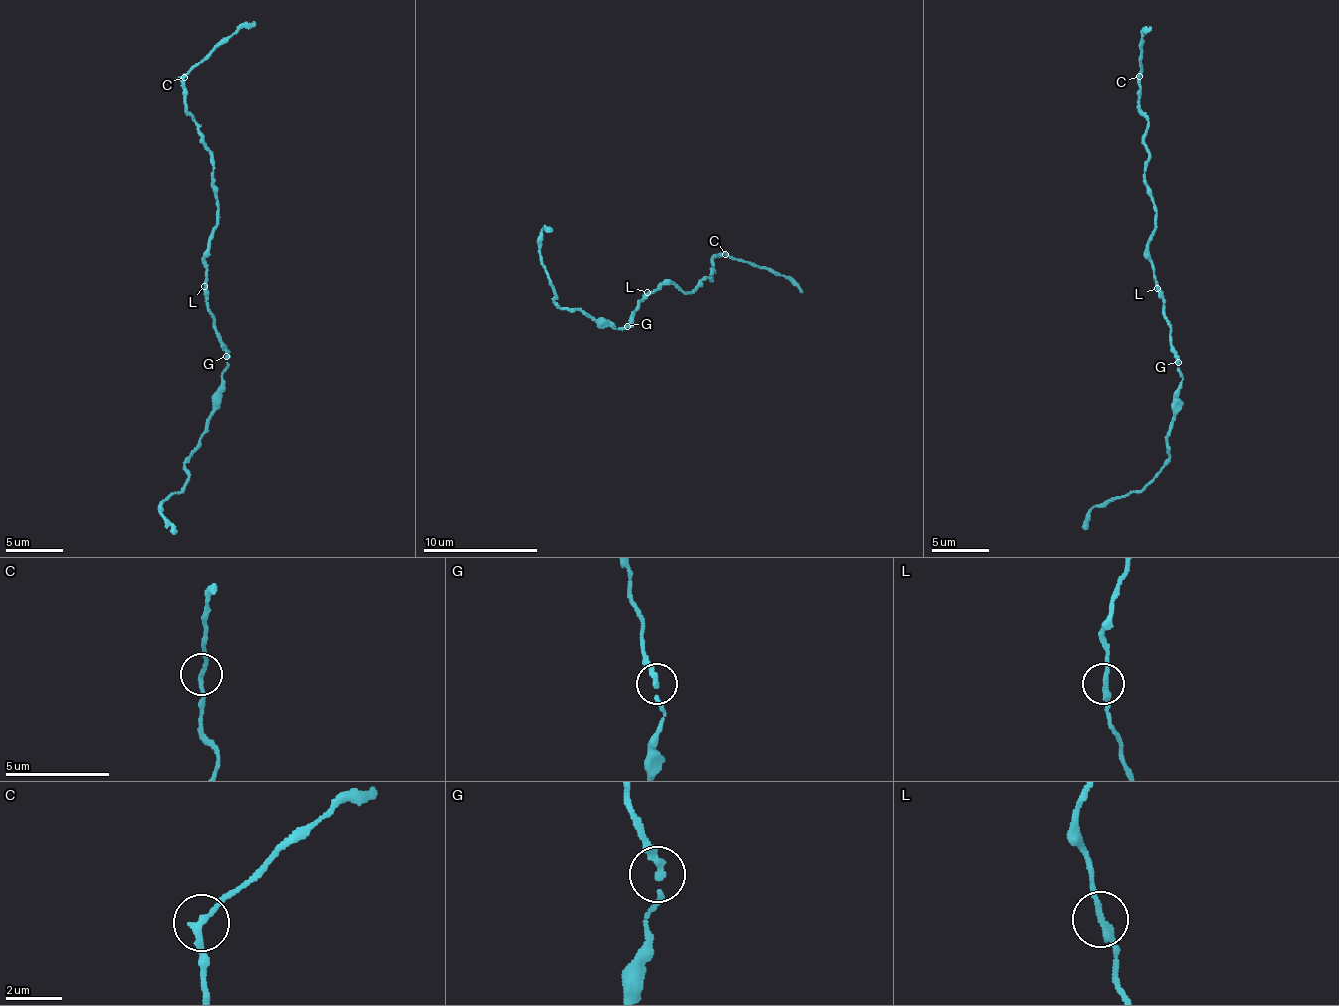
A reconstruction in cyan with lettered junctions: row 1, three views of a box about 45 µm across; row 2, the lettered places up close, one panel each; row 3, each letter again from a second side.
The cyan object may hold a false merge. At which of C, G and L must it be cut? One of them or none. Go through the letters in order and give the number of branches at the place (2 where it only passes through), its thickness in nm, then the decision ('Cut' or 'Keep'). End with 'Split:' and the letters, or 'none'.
C: Branches: 2. Thickness 200 nm. Cut
G: Branches: 2. Thickness 200 nm. Keep
L: Branches: 2. Thickness 240 nm. Keep
Split: C

